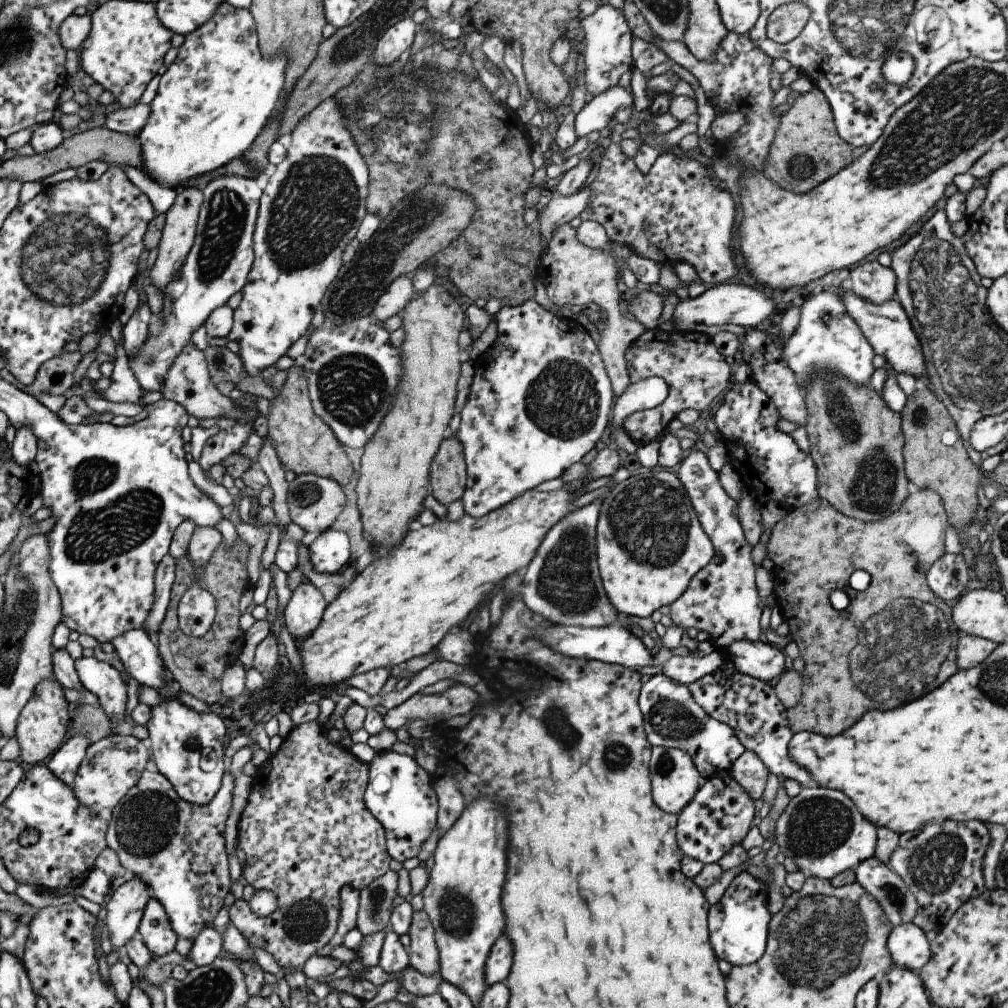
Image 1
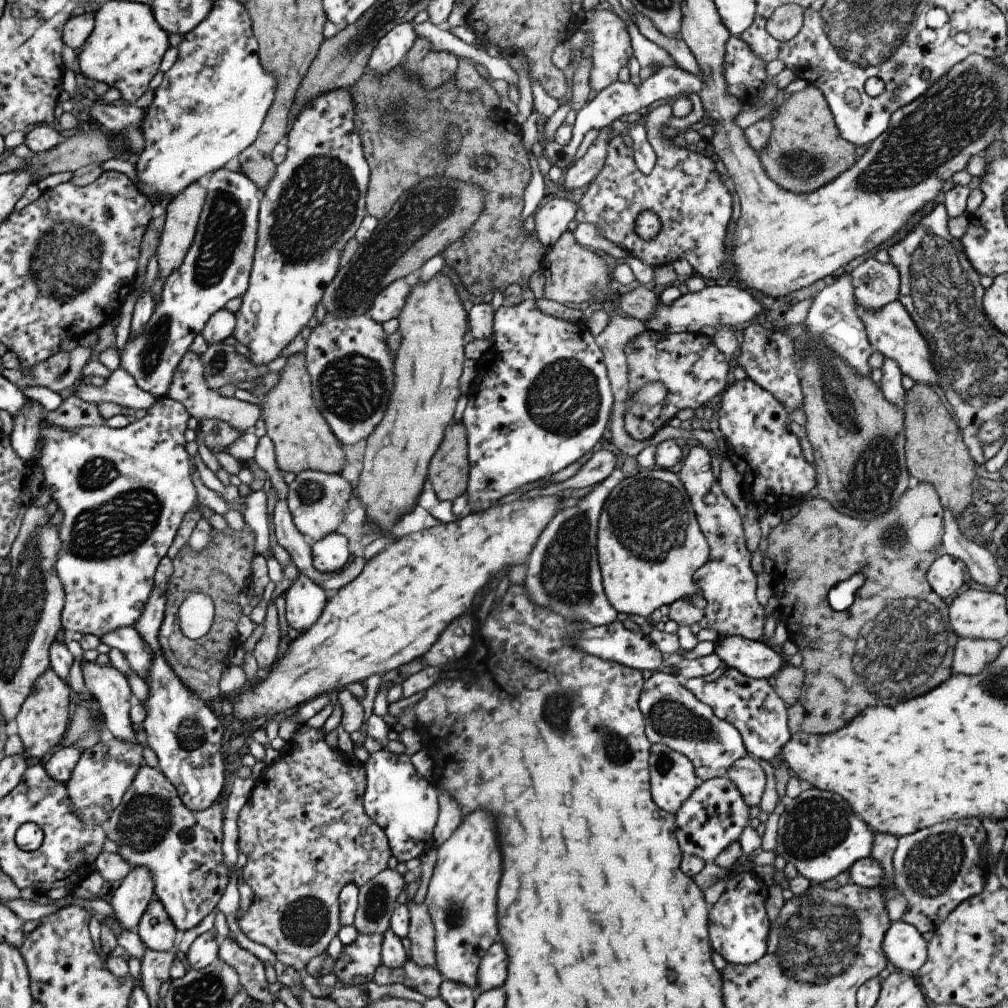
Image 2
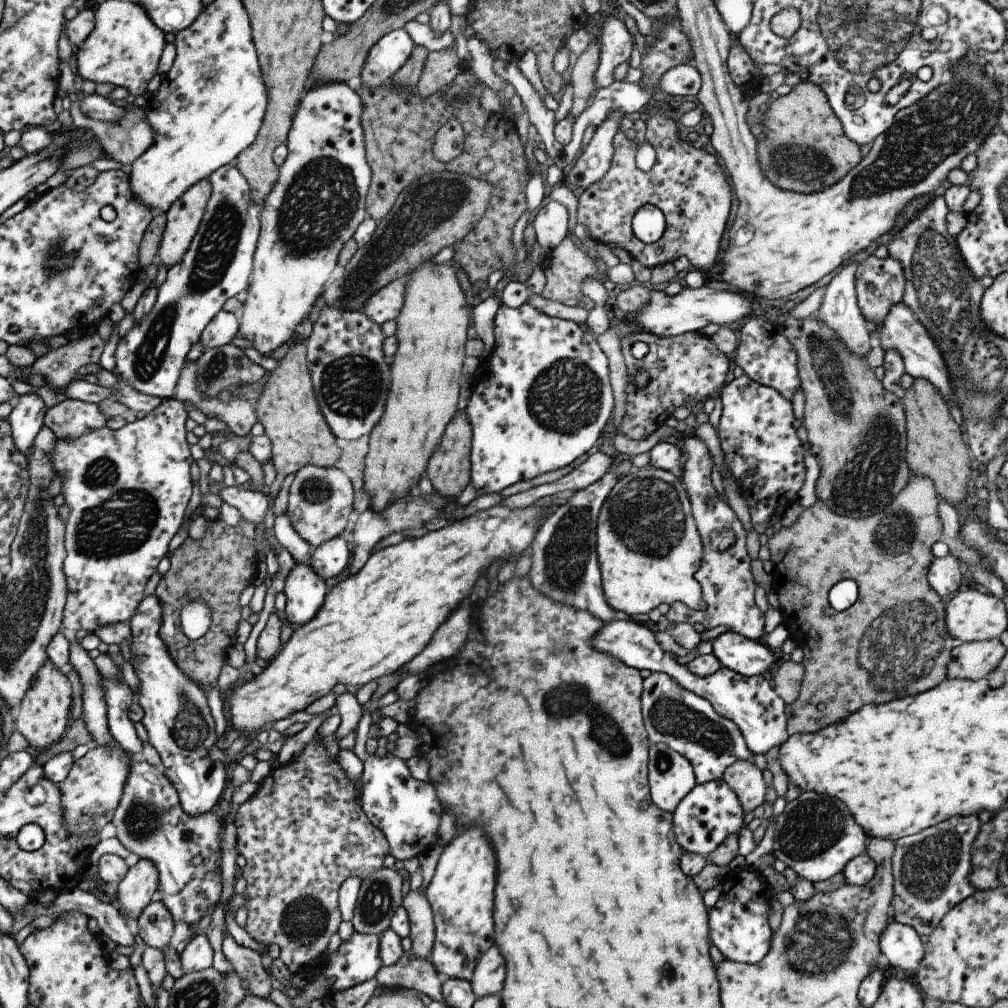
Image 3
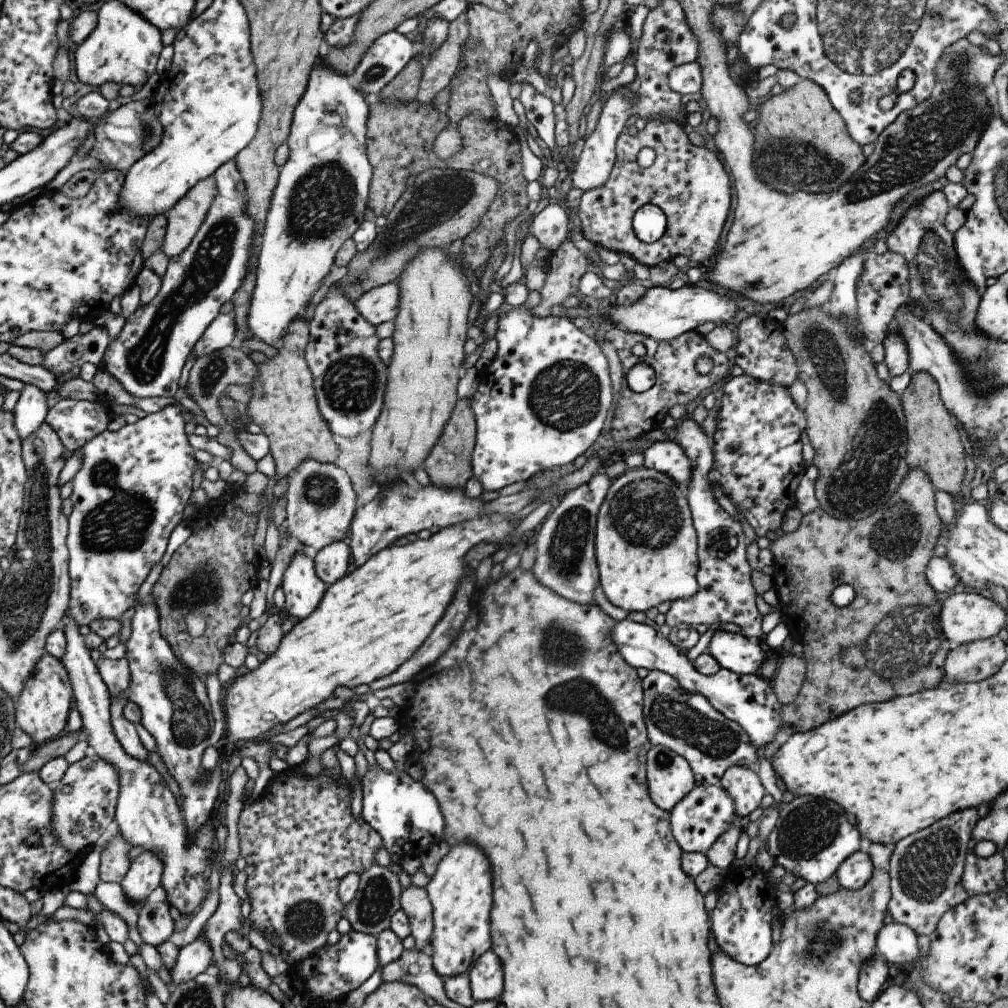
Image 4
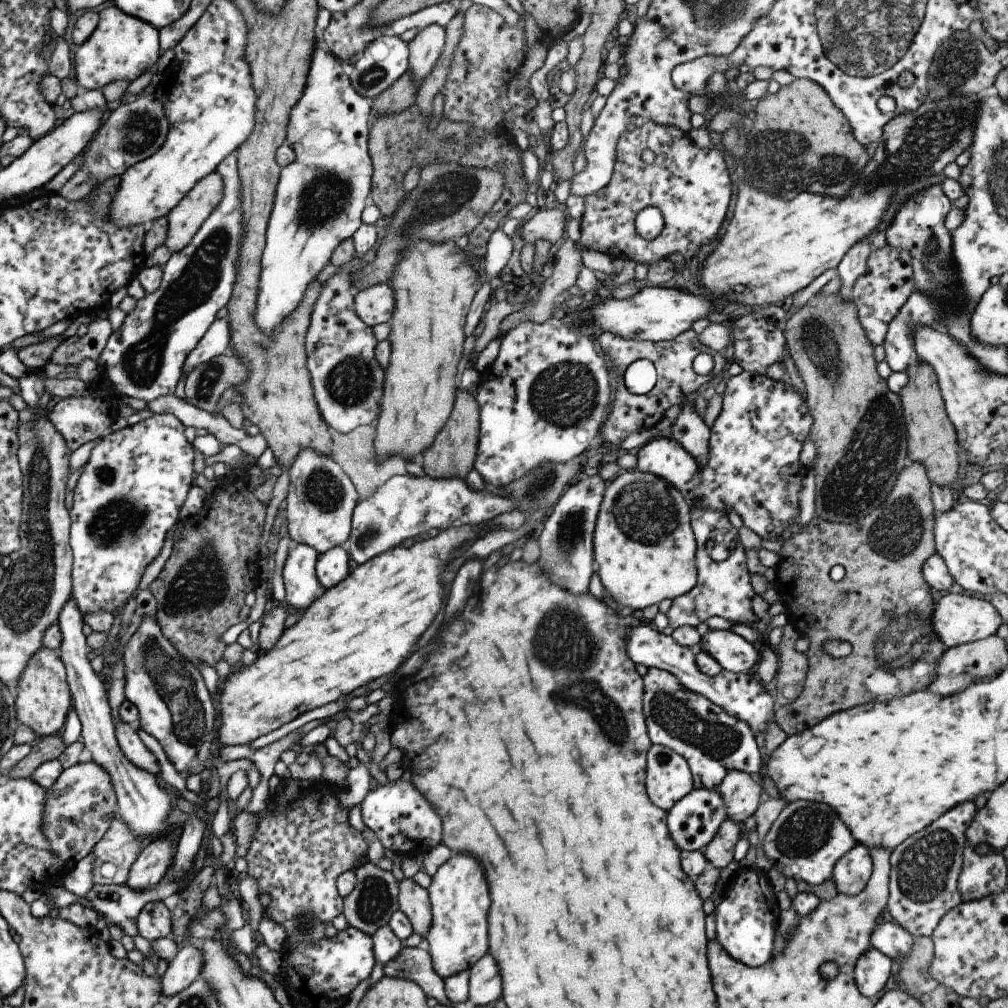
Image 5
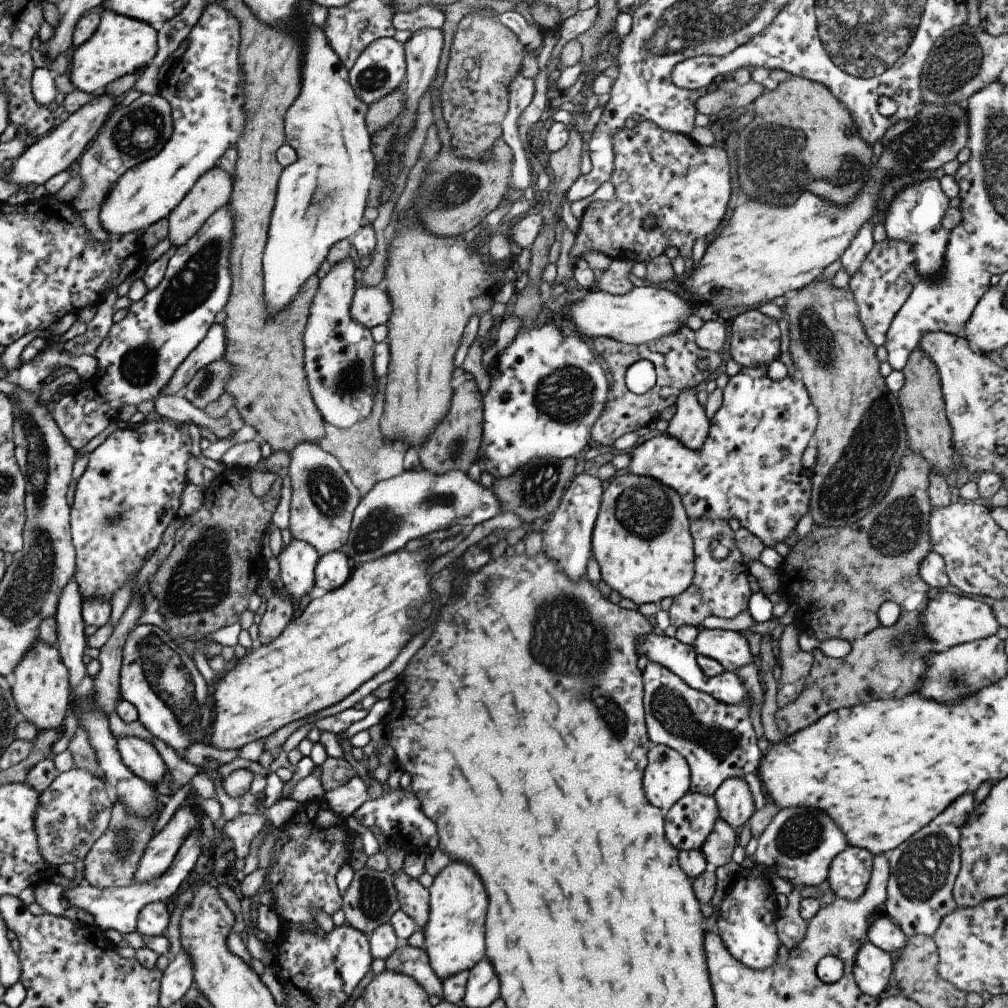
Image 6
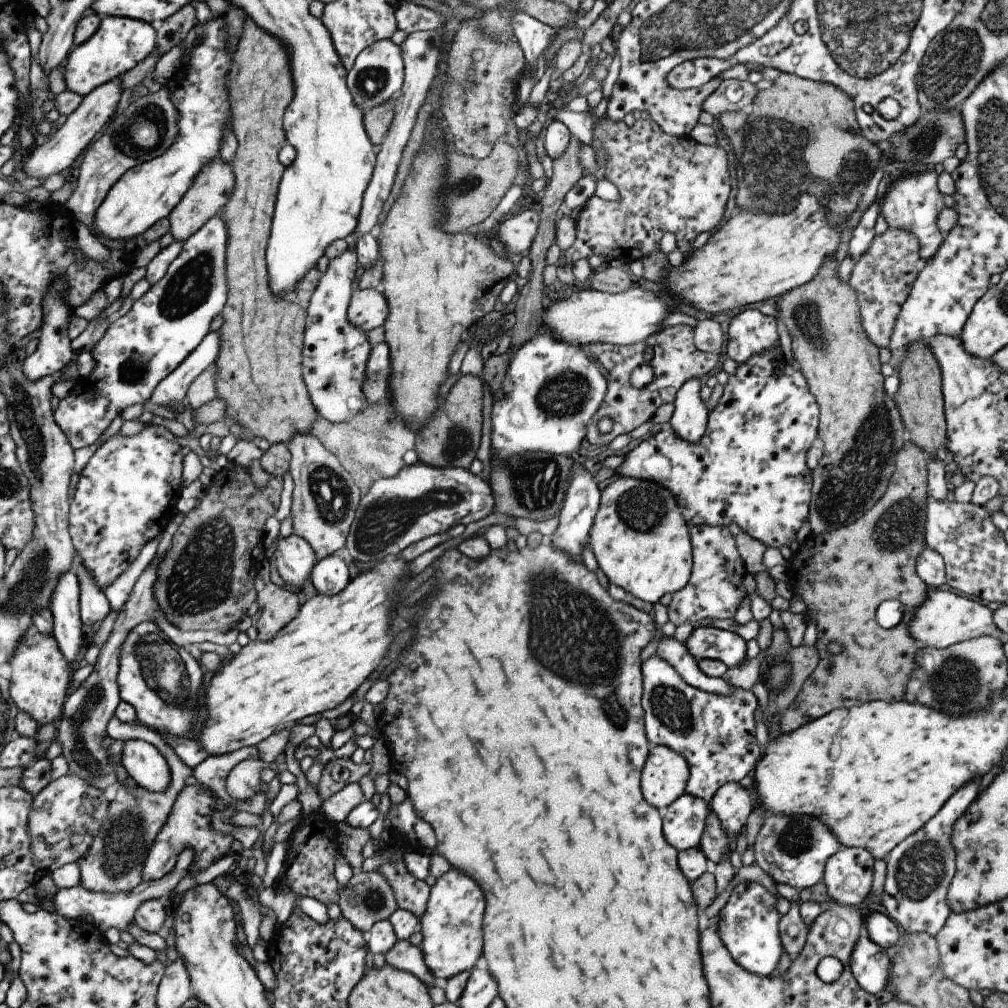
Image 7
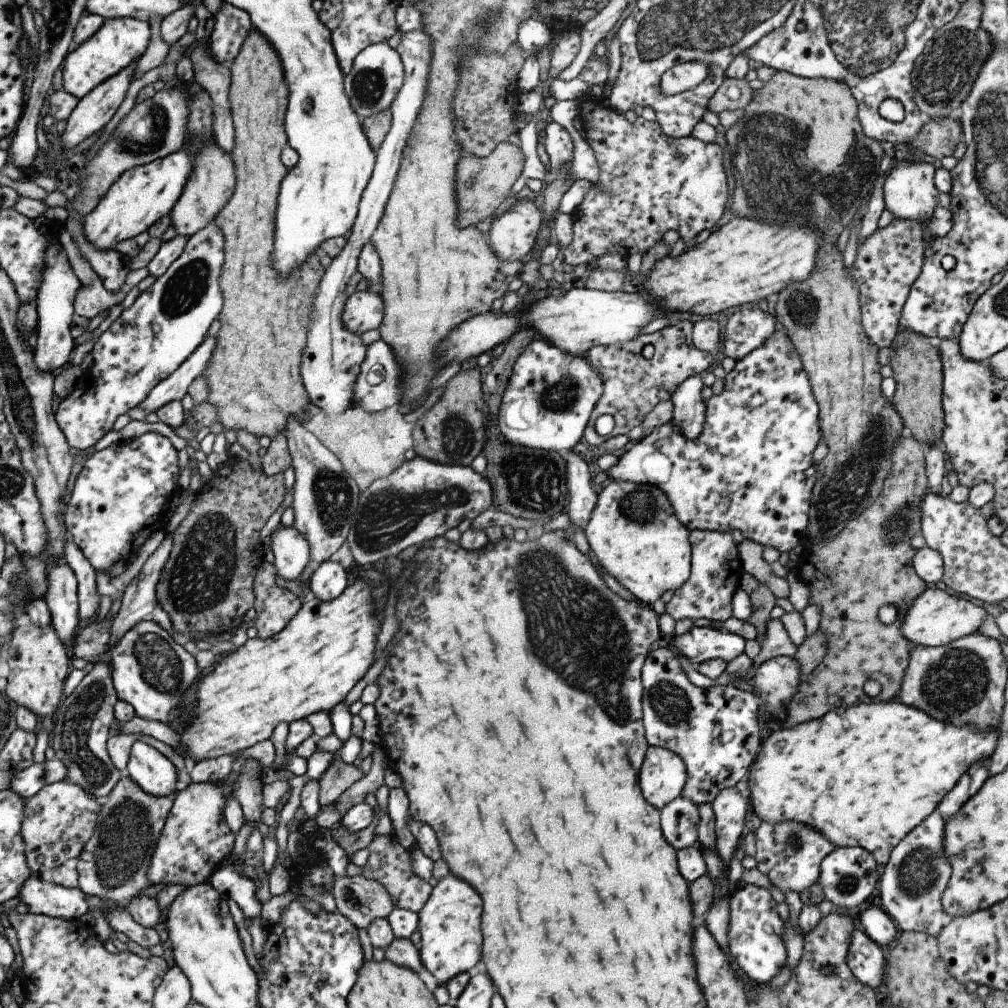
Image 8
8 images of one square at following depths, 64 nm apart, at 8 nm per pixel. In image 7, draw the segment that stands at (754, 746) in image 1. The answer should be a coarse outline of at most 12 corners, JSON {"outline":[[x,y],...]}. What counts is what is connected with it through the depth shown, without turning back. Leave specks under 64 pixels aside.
{"outline":[[659,640],[657,653],[694,688],[719,695],[736,690],[706,676],[686,646]]}

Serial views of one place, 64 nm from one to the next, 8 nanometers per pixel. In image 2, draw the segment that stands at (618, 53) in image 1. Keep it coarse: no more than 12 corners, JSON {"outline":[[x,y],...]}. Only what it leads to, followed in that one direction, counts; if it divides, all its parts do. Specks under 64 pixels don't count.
{"outline":[[586,12],[594,93],[619,80],[633,57],[626,22]]}

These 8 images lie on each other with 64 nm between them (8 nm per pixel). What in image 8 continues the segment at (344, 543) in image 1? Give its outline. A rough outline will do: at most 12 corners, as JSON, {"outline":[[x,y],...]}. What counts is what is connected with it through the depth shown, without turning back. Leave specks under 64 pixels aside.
{"outline":[[332,561],[314,568],[309,589],[328,602],[346,590],[346,570]]}

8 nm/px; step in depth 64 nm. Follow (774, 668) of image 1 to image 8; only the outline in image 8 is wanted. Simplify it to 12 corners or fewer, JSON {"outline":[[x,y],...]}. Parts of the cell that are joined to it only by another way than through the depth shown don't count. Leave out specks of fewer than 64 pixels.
{"outline":[[693,626],[664,638],[694,666],[728,663],[744,652],[741,635]]}

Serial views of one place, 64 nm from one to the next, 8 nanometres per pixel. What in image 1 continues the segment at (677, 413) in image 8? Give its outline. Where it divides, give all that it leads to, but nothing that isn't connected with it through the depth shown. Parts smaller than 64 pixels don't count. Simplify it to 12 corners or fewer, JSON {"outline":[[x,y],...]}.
{"outline":[[706,453],[677,477],[714,556],[670,605],[725,658],[758,641],[766,604],[738,518]]}

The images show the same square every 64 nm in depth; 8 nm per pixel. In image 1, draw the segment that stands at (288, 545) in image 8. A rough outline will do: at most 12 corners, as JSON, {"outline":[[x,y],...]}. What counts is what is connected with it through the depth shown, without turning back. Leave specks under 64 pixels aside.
{"outline":[[300,583],[283,614],[297,644],[320,624],[320,589]]}

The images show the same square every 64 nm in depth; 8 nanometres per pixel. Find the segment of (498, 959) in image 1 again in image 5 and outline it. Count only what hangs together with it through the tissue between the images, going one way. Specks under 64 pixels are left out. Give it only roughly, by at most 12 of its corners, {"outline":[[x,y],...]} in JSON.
{"outline":[[486,953],[469,973],[468,1003],[491,1006],[502,977]]}

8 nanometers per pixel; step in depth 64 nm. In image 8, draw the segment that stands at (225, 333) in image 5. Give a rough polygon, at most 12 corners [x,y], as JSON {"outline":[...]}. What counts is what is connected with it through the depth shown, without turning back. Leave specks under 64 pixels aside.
{"outline":[[215,338],[201,345],[159,382],[139,406],[149,414],[181,401],[203,374]]}

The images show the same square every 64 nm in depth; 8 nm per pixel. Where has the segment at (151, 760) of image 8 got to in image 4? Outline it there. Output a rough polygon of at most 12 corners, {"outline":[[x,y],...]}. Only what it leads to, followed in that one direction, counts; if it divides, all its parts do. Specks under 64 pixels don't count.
{"outline":[[126,692],[111,700],[113,731],[132,758],[150,764],[148,751],[124,715]]}

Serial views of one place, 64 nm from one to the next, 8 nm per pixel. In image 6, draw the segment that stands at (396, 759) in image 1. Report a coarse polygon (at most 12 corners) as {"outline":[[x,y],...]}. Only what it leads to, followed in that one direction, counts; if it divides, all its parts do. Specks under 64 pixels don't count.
{"outline":[[409,788],[377,789],[358,824],[400,838],[410,855],[439,845],[436,823]]}

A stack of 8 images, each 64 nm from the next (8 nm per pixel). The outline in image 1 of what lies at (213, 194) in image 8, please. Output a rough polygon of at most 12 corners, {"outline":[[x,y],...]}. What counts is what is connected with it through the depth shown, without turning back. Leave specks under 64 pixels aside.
{"outline":[[177,190],[148,273],[162,292],[195,241],[203,190]]}

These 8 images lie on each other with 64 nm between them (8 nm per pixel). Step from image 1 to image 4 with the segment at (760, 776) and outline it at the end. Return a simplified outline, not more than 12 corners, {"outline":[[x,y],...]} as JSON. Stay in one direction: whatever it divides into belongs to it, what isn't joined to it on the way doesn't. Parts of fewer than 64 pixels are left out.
{"outline":[[728,768],[719,785],[743,823],[767,793],[758,774]]}

